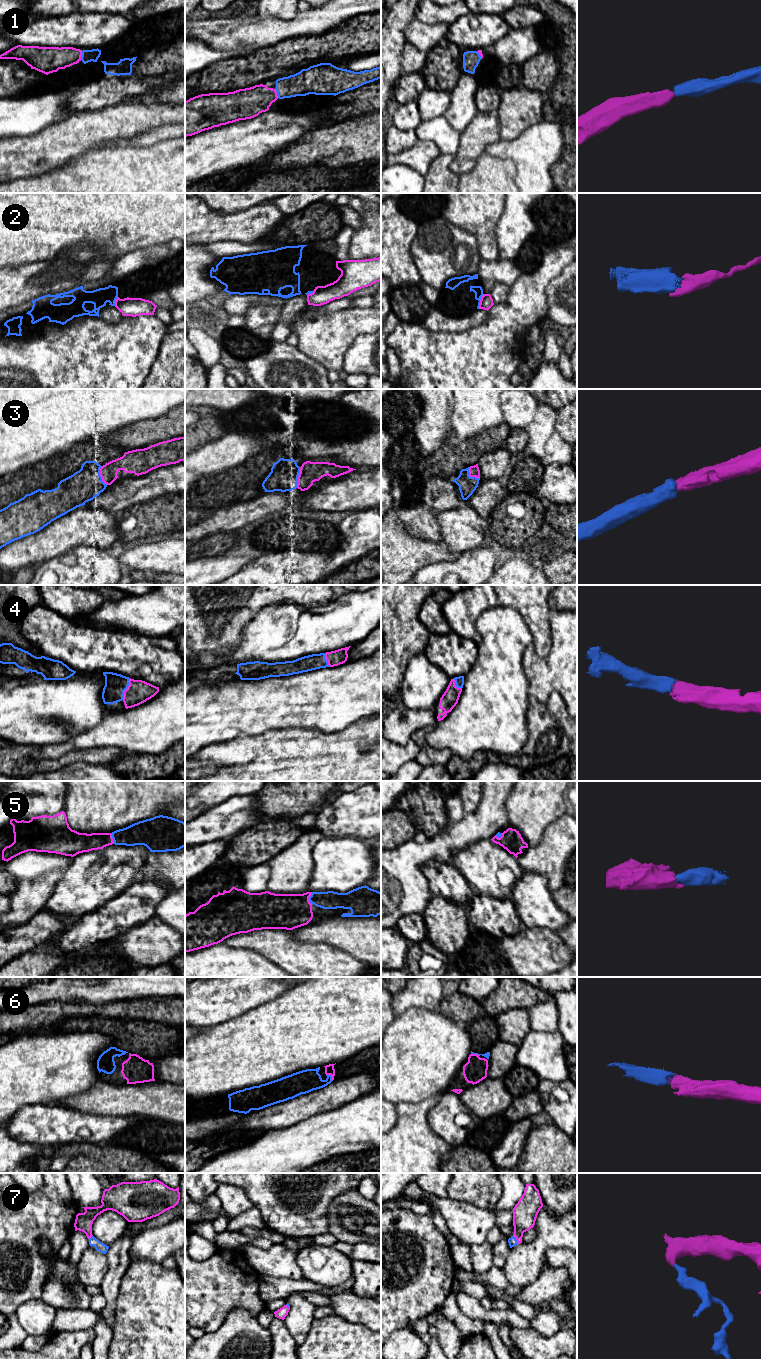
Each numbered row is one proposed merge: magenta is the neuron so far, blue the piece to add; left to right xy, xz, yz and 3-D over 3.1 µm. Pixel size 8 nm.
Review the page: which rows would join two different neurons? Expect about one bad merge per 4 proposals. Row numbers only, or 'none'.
2

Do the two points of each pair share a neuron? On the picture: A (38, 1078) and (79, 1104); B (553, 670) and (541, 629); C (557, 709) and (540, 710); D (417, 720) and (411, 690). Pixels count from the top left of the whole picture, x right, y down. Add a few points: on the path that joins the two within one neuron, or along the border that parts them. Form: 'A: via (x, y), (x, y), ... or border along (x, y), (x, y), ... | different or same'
A: border along (90, 1088), (68, 1096), (56, 1103) | different
B: border along (552, 630), (552, 646), (550, 651), (540, 658) | different
C: border along (544, 704), (550, 715), (562, 727) | different
D: border along (400, 701), (408, 708), (433, 708) | different

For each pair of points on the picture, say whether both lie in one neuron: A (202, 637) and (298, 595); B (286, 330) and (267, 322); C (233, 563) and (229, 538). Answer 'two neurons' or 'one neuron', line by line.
A: one neuron
B: two neurons
C: two neurons

